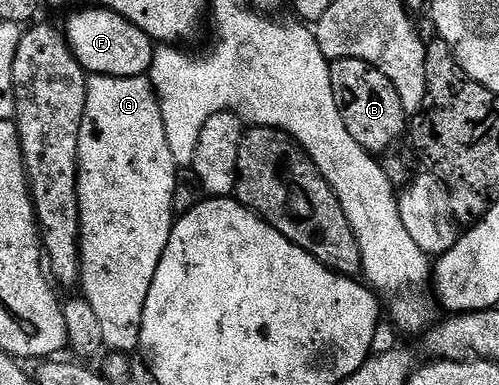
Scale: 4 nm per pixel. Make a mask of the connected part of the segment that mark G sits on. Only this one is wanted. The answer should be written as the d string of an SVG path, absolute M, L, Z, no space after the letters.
M88 76L85 115L81 119L81 135L79 136L79 285L82 296L89 303L89 307L93 307L97 319L101 319L103 343L108 350L111 348L112 354L131 355L131 352L134 354L138 350L145 299L149 299L149 287L153 287L153 275L157 275L157 267L165 255L165 247L169 243L171 229L177 220L177 214L173 207L176 172L177 166L173 159L173 151L169 151L169 139L165 139L165 123L161 119L159 95L151 85L150 76Z

